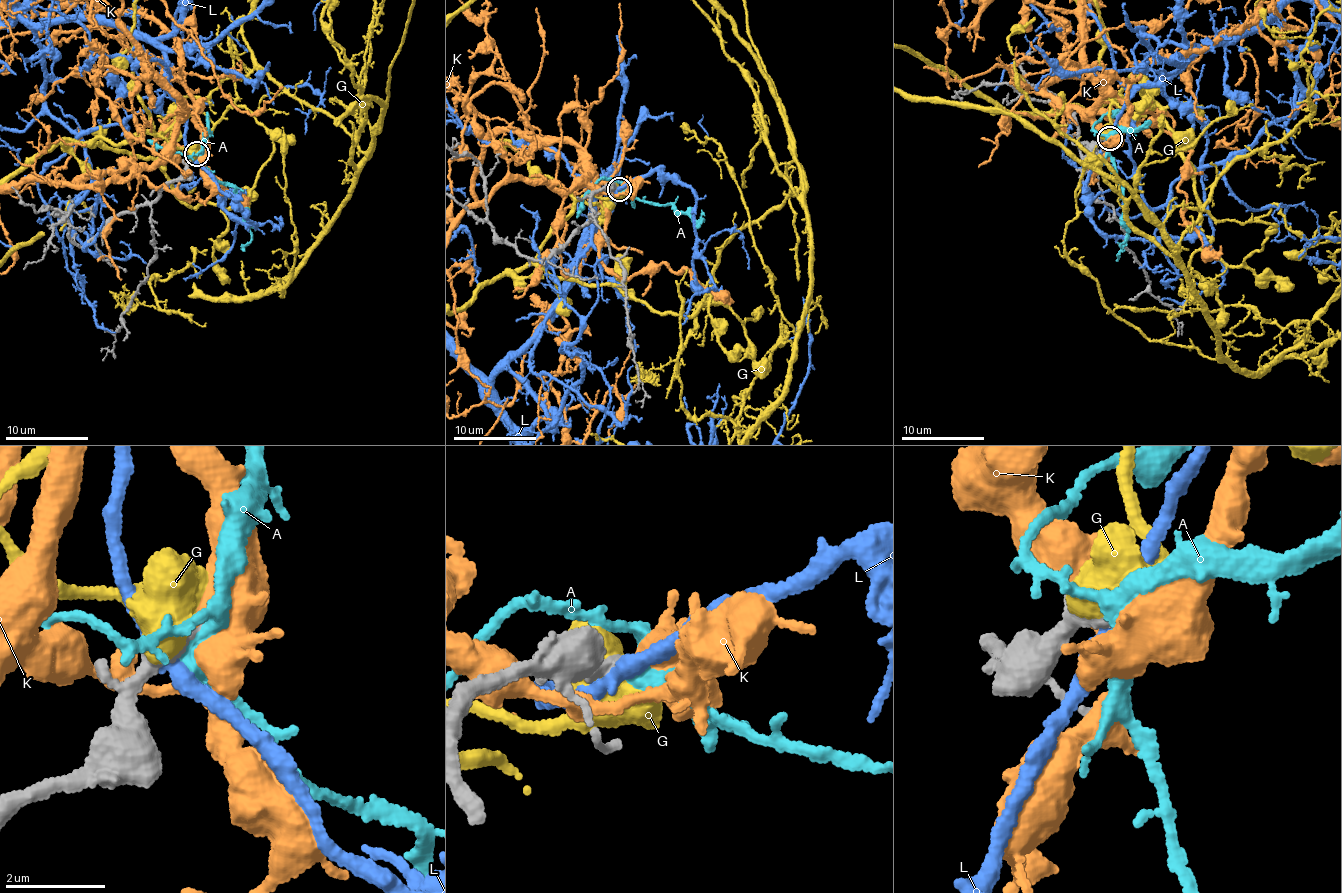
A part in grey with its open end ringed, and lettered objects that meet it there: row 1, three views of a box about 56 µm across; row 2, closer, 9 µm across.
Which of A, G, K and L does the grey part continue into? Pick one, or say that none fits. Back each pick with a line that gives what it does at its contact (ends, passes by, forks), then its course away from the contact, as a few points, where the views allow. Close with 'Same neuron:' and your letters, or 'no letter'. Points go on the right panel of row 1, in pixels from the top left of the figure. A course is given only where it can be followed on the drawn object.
K: it ends
Same neuron: K

